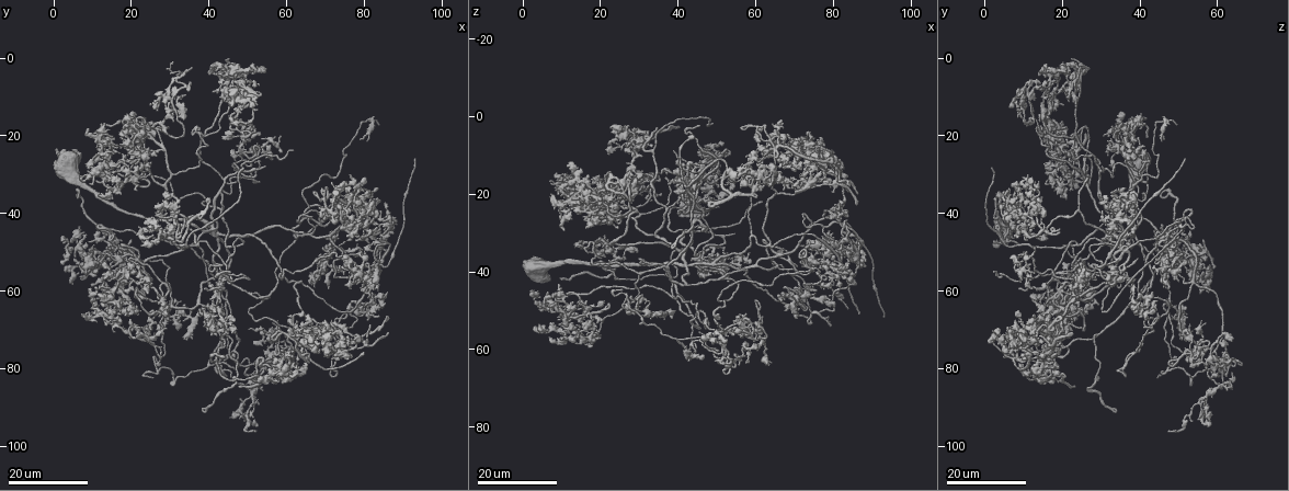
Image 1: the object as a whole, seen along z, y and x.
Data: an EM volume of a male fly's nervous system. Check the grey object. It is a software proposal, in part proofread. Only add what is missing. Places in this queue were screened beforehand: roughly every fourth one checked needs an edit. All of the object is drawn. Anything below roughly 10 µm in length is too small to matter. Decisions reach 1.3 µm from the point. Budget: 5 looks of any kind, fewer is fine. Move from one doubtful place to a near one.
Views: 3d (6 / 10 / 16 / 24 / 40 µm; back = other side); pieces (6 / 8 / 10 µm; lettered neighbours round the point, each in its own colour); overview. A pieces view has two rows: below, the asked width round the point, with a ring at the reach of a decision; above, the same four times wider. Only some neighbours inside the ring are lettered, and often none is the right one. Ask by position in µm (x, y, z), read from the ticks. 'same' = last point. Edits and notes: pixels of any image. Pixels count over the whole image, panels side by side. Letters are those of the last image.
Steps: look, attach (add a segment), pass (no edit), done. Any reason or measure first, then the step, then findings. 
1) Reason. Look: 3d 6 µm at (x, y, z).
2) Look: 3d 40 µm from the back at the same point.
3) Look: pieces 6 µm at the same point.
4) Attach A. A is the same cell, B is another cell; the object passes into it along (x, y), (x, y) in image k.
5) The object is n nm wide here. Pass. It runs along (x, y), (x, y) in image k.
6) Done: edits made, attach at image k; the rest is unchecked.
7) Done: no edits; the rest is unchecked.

Free end. Look: 3d 24 µm at (11.5, 43.0, 46.0).

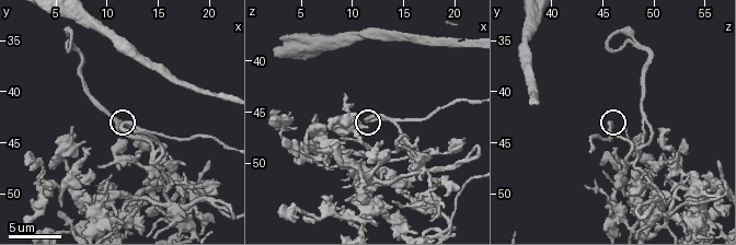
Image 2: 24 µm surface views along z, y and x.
Look: pieces 10 µm at (11.4, 43.6, 45.8).

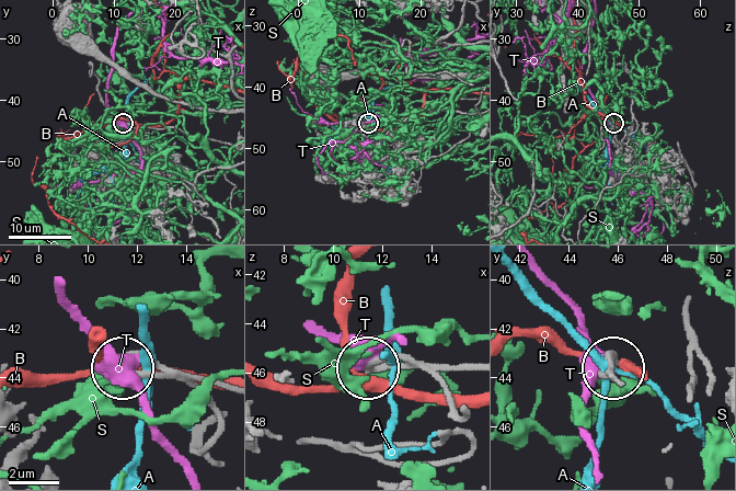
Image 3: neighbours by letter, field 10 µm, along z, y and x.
Pass. A, B, S and T are other cells; it runs along (468, 365), (411, 358), (369, 363) in image 3; none of them fits.

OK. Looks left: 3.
Free end. Look: pieces 8 µm at (11.6, 44.8, 53.0).

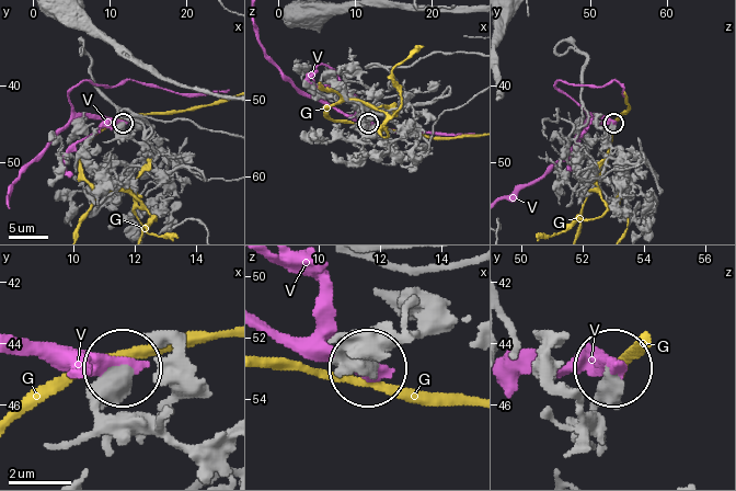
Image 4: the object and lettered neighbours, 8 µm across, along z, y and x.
Pass. G and V are other cells; it runs along (588, 445), (585, 432), (613, 374) in image 4; no lettered segment goes on from it.

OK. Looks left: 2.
Long arm stops here. Look: 3d 24 µm at (73.0, 34.0, 6.0).

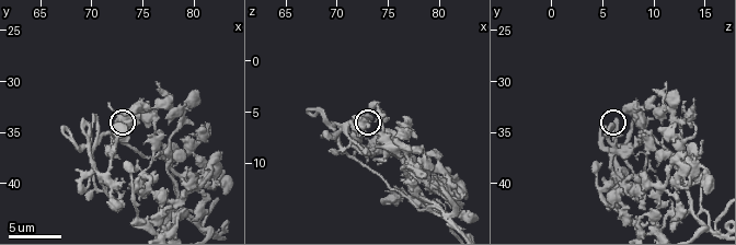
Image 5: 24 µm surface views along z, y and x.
Look: pieces 10 µm at (73.0, 34.4, 5.8).

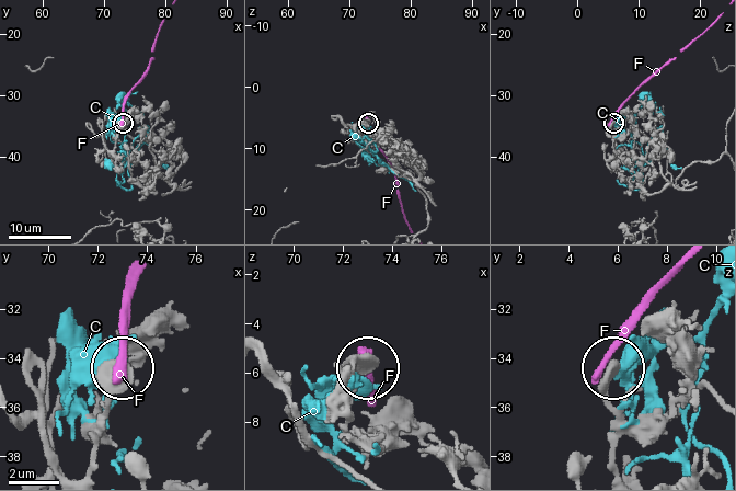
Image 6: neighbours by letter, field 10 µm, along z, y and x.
The object is 500 nm wide here. Pass. C and F are other cells; none of them fits.

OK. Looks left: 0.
Done: no edits; the rest is unchecked.

